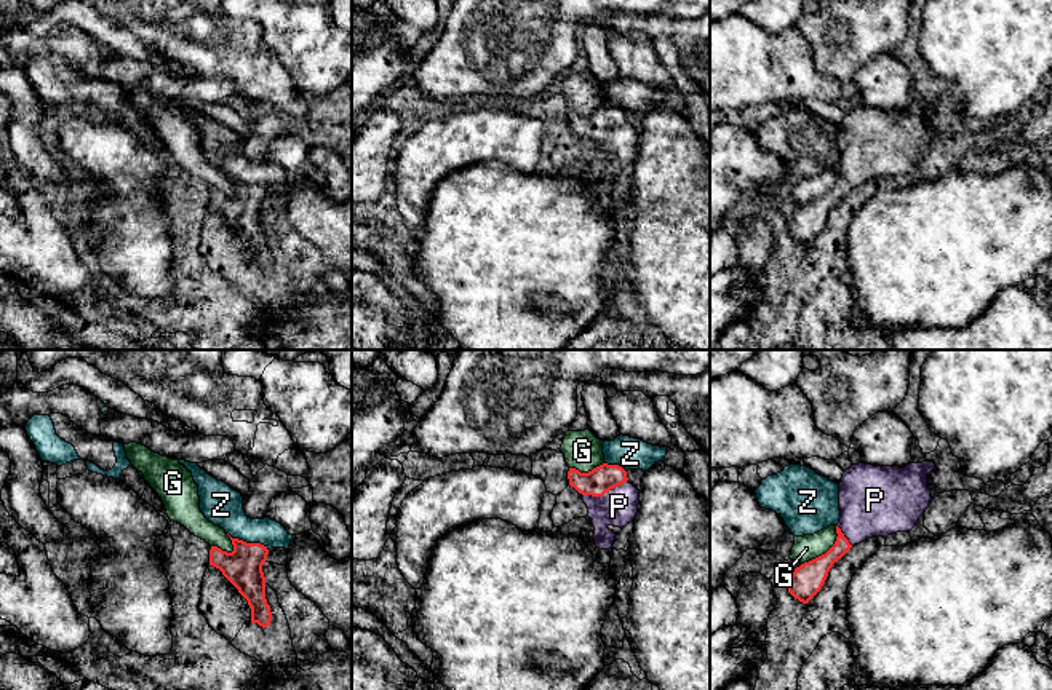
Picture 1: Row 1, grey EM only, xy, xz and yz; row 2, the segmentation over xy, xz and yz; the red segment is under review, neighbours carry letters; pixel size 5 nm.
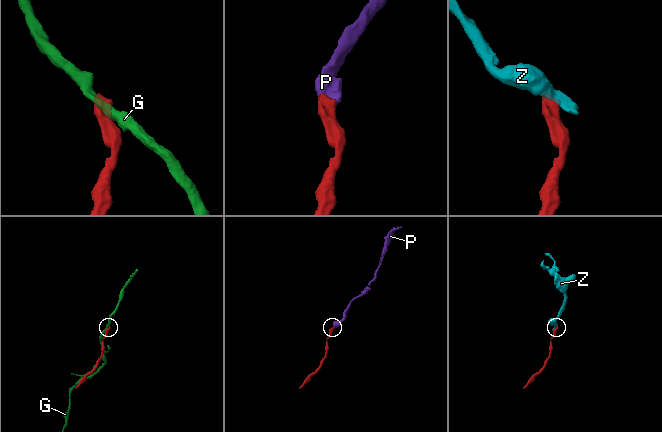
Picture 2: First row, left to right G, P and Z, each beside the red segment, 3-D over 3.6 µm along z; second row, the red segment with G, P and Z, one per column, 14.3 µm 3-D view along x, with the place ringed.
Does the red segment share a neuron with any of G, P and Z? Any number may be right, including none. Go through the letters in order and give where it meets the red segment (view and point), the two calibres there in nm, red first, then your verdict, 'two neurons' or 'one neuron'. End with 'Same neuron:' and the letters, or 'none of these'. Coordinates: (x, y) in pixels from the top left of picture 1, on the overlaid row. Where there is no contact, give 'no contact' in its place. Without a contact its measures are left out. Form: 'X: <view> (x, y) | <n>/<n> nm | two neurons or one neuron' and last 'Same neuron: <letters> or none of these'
G: yz (827, 551) | 160/130 nm | two neurons
P: xz (603, 494) | 140/190 nm | one neuron
Z: xy (248, 543) | 190/200 nm | two neurons
Same neuron: P

